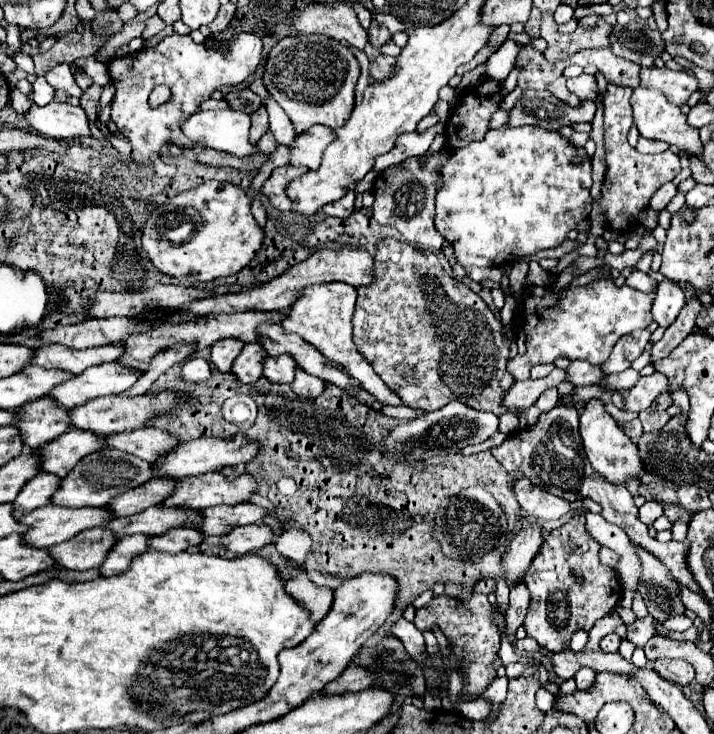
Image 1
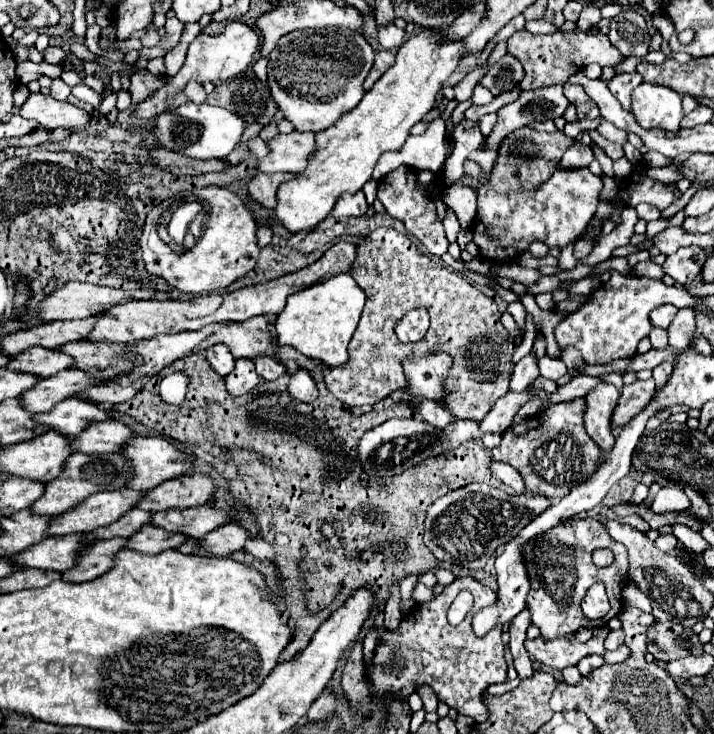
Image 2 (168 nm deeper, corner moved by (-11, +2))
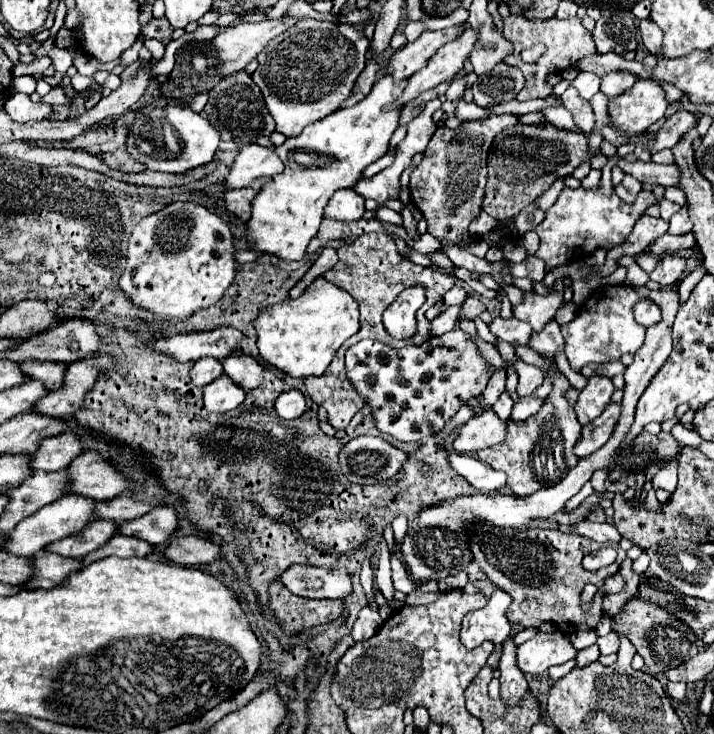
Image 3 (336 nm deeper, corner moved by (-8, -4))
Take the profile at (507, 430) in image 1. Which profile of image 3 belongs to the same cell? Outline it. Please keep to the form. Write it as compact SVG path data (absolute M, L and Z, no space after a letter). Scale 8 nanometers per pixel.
M522 397L518 403L514 403L514 409L512 409L510 419L512 421L526 421L528 417L532 417L534 413L540 411L540 405L544 405L544 399L538 399L538 397Z

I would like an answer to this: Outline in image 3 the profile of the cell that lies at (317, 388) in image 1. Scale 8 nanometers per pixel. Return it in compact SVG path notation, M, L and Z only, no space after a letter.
M290 389L290 391L284 391L276 399L274 407L276 407L276 413L282 419L290 421L290 419L296 419L296 417L300 417L304 413L304 409L306 409L306 397L298 389Z

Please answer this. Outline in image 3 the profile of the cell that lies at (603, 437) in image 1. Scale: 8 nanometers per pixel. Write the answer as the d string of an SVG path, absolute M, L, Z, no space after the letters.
M598 375L590 377L588 385L580 391L576 403L576 415L580 425L588 425L588 421L596 419L610 403L612 393L614 393L614 383L608 377L598 377Z

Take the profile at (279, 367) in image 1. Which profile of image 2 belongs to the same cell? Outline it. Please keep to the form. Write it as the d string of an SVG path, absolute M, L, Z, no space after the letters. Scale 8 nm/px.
M265 355L255 357L253 363L255 363L259 377L265 381L275 381L277 377L281 377L285 373L285 367L281 363L275 363L271 357L265 357Z

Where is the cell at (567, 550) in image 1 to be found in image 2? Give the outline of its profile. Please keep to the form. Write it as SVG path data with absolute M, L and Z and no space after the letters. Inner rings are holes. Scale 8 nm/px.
M567 519L555 527L551 527L549 531L537 535L523 547L523 559L525 559L525 567L527 567L527 575L529 575L529 595L527 595L527 609L531 611L531 623L535 627L541 629L541 635L545 639L557 639L561 635L571 635L577 633L581 627L603 627L607 625L607 621L611 617L615 617L621 607L623 607L623 599L621 599L621 591L627 583L627 549L613 541L603 523L599 523L597 519ZM597 547L609 547L615 553L615 561L605 567L599 569L591 563L591 553ZM593 583L603 583L607 589L607 597L611 603L609 613L603 619L591 621L583 615L581 611L581 599L587 593L587 589Z

